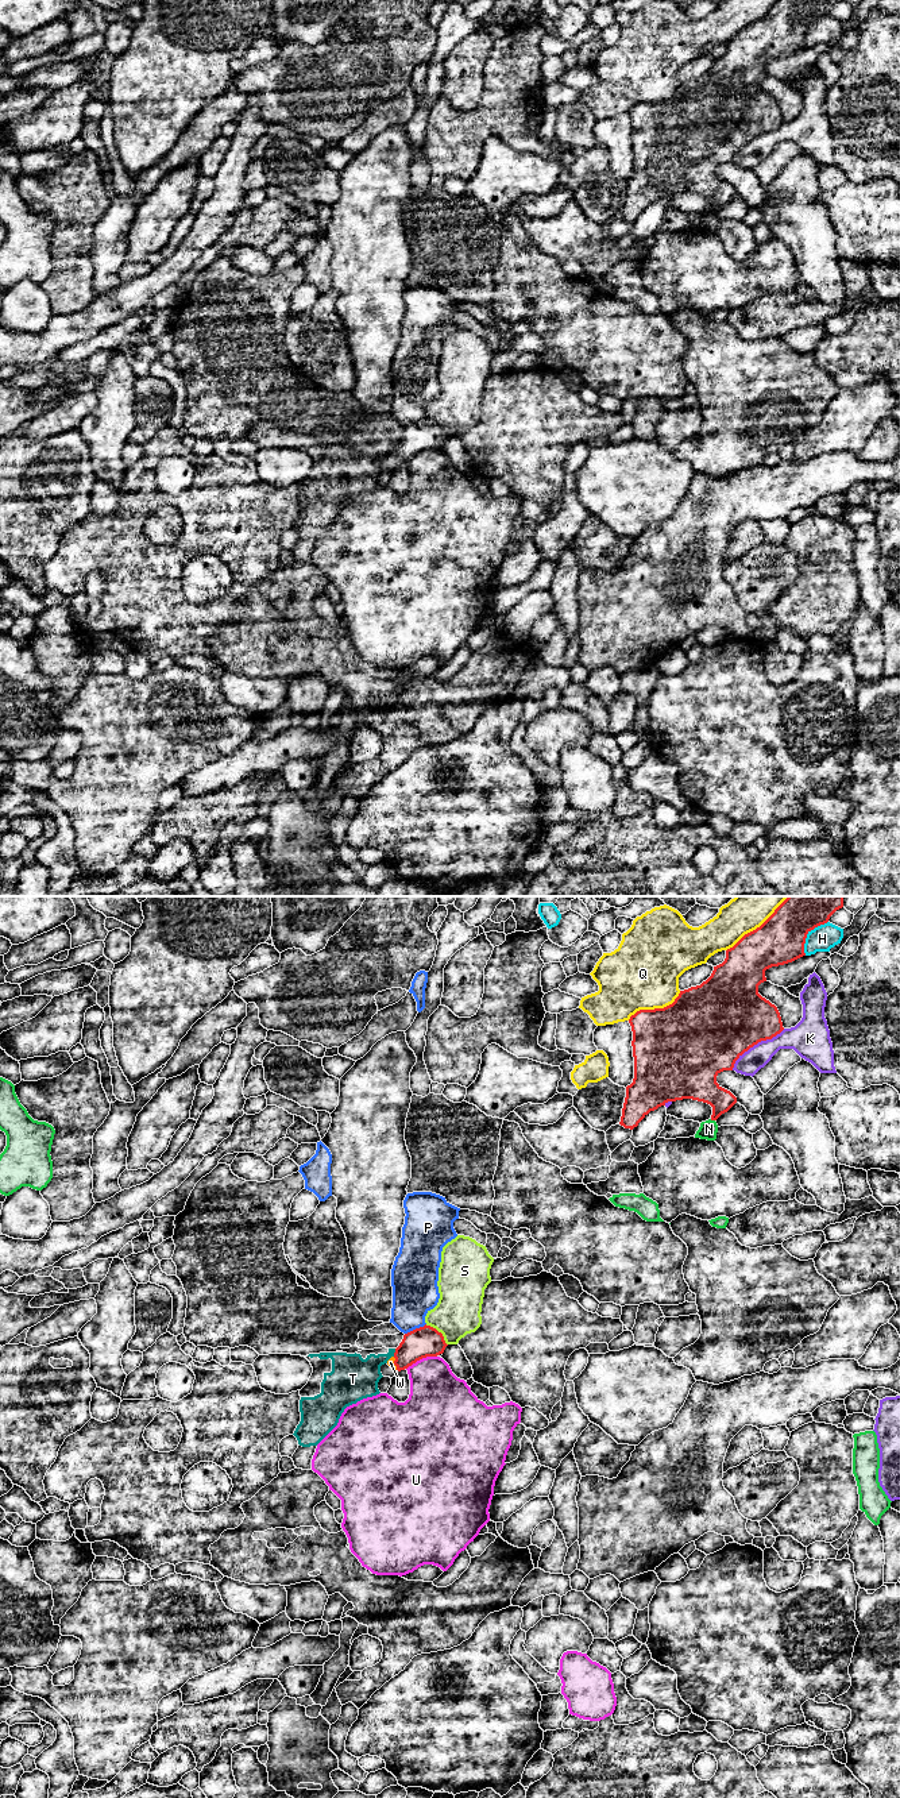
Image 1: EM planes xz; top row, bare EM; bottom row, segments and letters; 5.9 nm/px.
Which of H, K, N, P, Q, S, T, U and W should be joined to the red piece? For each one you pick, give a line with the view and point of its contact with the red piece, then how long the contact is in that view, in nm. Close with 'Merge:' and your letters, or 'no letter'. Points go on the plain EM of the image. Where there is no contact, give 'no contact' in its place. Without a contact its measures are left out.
W: contact xz (394, 456); length 80 nm
Merge: W

